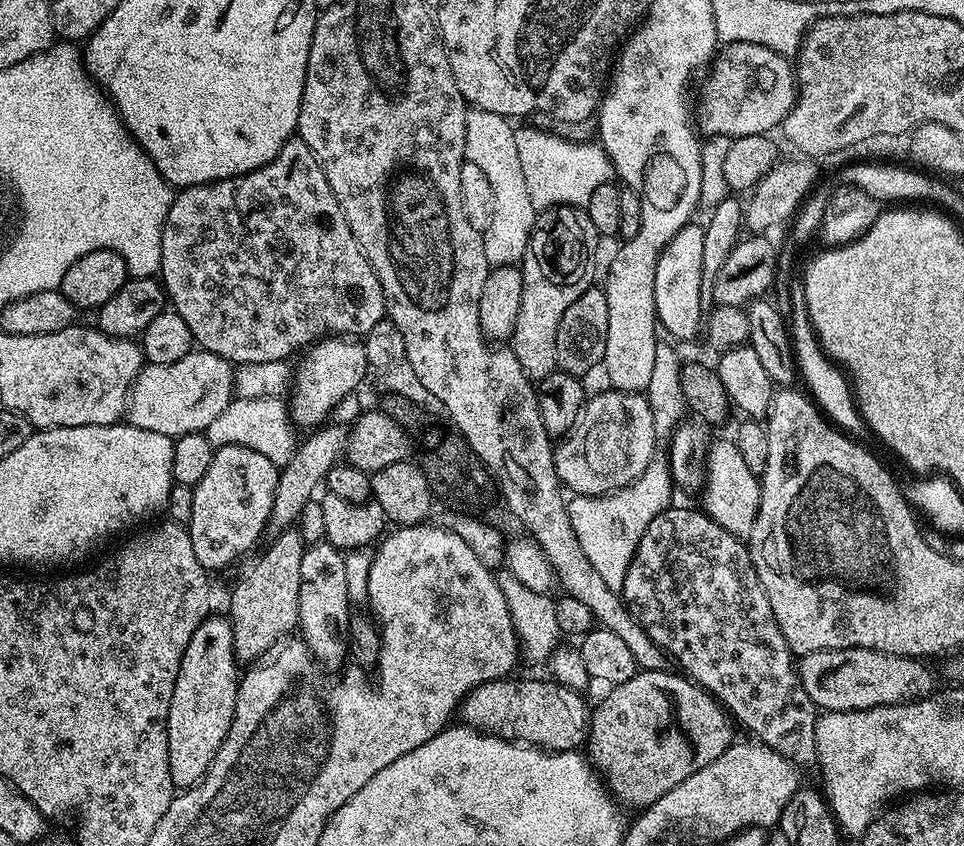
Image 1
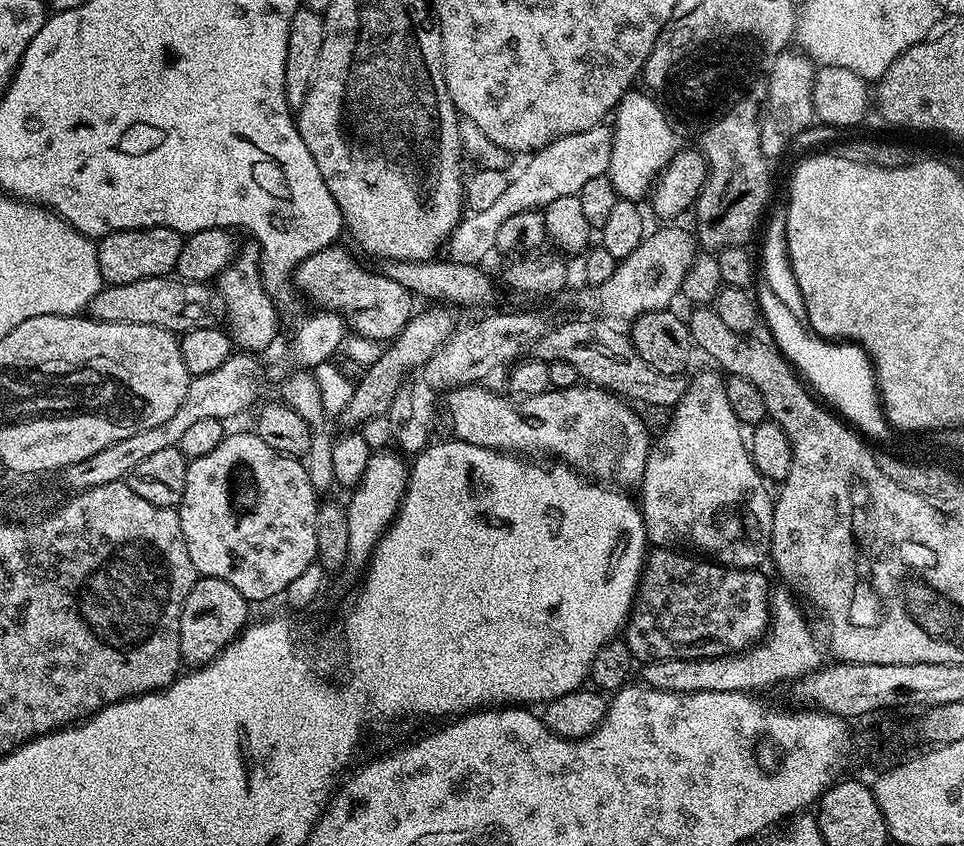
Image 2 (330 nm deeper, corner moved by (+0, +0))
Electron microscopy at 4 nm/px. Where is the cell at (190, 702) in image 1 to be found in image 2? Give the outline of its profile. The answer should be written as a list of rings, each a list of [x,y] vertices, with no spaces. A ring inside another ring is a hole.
[[[200,576],[196,585],[190,590],[190,594],[186,594],[186,602],[182,606],[182,618],[180,619],[181,661],[188,666],[203,666],[216,659],[220,651],[244,631],[250,620],[248,608],[250,608],[249,601],[245,600],[242,594],[238,594],[238,590],[234,590],[234,586],[230,586],[230,582],[222,582],[222,578]]]

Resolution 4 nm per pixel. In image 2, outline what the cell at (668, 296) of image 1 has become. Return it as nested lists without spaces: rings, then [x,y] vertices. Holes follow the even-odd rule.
[[[719,371],[700,372],[696,377],[688,380],[688,389],[682,394],[682,398],[676,403],[675,408],[671,409],[670,416],[672,421],[664,428],[664,433],[660,437],[651,441],[648,449],[648,461],[642,482],[638,485],[638,503],[640,512],[644,515],[644,525],[648,527],[648,538],[656,546],[684,546],[689,544],[697,553],[711,558],[721,564],[727,564],[729,568],[754,568],[759,569],[760,563],[769,559],[772,551],[772,527],[774,526],[774,514],[772,506],[774,503],[773,493],[768,493],[769,485],[766,483],[760,471],[754,466],[749,445],[746,443],[746,432],[740,420],[734,414],[730,406],[730,398],[726,398],[725,377]]]

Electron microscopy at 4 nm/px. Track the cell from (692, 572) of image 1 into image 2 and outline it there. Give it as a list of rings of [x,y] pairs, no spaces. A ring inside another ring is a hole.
[[[656,546],[649,551],[644,561],[636,599],[632,601],[632,611],[622,629],[622,639],[628,644],[633,661],[713,660],[719,656],[735,656],[737,652],[751,648],[765,635],[770,624],[770,587],[763,571],[729,568],[727,564],[697,558],[695,555],[683,556],[680,552],[683,551]]]

